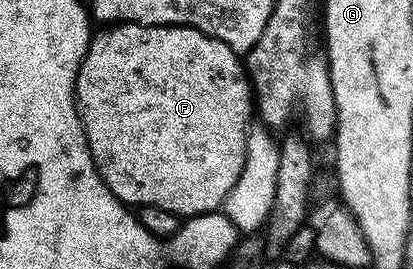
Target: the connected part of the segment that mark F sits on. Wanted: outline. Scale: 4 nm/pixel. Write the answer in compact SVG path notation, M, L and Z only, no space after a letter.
M125 22L97 29L93 33L86 56L80 61L80 71L76 73L76 115L84 129L90 156L117 200L132 208L157 206L181 216L211 214L223 207L230 188L234 188L234 184L238 184L238 176L242 176L242 164L246 160L246 136L254 118L254 95L241 55L222 44L222 40L206 36L189 26L139 26Z

